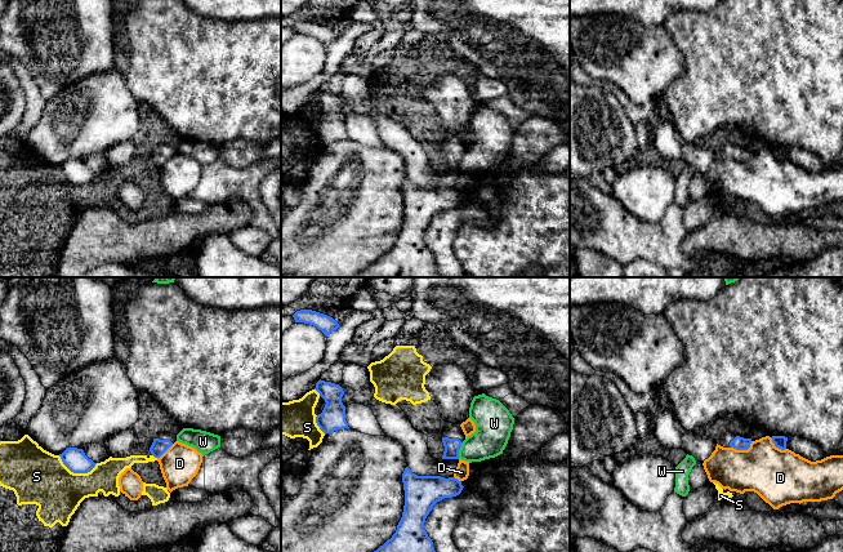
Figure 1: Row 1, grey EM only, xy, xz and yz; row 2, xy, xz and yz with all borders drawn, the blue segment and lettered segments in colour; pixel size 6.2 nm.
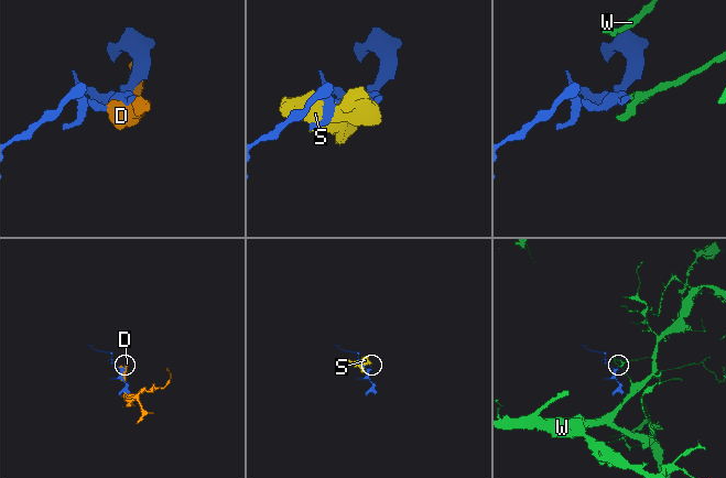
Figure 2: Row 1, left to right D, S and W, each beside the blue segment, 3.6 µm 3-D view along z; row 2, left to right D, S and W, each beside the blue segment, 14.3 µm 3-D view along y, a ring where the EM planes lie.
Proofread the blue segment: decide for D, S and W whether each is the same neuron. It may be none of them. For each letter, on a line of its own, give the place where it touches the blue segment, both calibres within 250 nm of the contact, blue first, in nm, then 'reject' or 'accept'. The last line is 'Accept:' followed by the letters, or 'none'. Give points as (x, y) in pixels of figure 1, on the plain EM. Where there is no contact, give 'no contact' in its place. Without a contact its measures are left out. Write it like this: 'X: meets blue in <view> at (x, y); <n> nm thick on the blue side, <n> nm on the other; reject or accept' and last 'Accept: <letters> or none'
D: meets blue in yz at (743, 160); 80 nm thick on the blue side, 320 nm on the other; reject
S: meets blue in xy at (76, 183); 140 nm thick on the blue side, 340 nm on the other; reject
W: meets blue in xz at (459, 160); 100 nm thick on the blue side, 220 nm on the other; reject
Accept: none

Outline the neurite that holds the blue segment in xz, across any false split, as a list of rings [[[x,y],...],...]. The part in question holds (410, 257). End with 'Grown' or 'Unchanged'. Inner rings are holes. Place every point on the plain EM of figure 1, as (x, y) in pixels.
[[[409,178],[402,184],[405,217],[396,244],[354,277],[441,277],[424,233],[433,217],[461,204],[455,188],[418,187]]]. Unchanged

